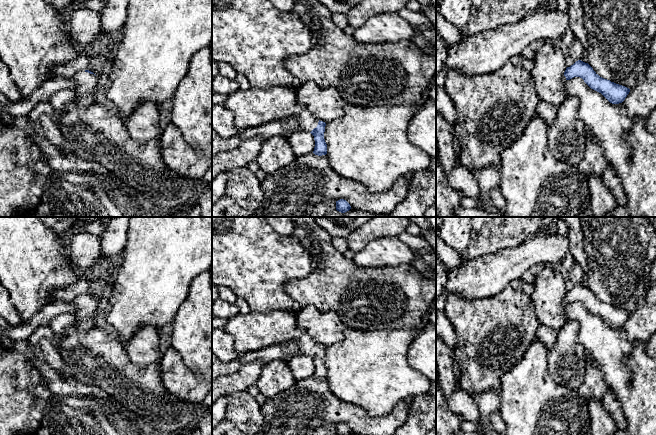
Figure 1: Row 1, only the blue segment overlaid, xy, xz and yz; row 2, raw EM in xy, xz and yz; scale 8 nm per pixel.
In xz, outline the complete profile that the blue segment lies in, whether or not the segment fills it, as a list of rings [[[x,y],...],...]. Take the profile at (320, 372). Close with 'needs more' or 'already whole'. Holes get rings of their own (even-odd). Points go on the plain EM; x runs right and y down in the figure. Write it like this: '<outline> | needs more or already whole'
[[[303,334],[297,340],[300,351],[314,360],[315,371],[313,377],[318,380],[327,378],[327,368],[324,363],[326,347],[316,343],[309,335]]] | needs more

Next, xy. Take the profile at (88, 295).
[[[85,294],[77,296],[73,303],[76,306],[74,314],[79,319],[80,329],[83,331],[89,330],[93,325],[92,320],[97,307],[97,301],[93,296]]] | needs more

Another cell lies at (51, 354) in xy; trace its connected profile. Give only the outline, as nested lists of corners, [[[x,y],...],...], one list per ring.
[[[49,340],[40,342],[40,349],[46,362],[58,373],[66,377],[74,377],[71,368],[64,362],[57,349]]]

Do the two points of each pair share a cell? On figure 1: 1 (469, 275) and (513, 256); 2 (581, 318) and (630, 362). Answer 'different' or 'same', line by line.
1: same
2: same

